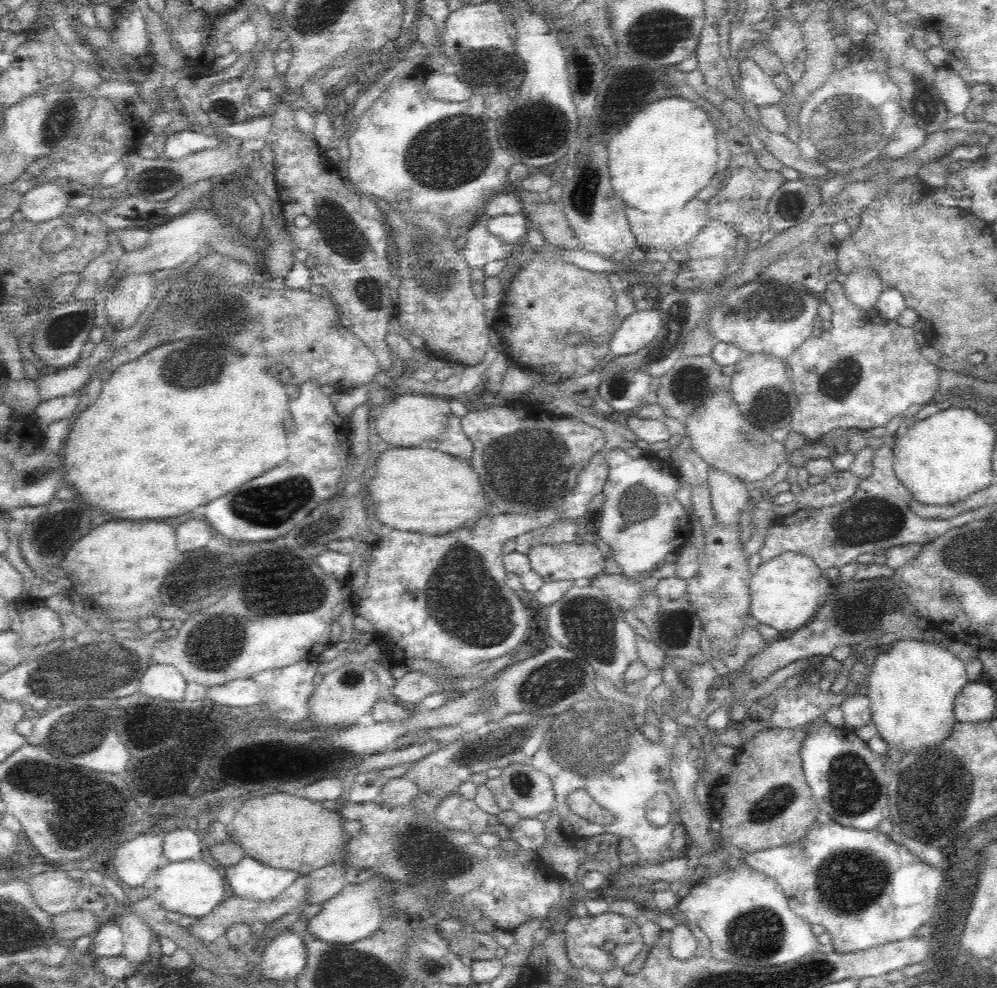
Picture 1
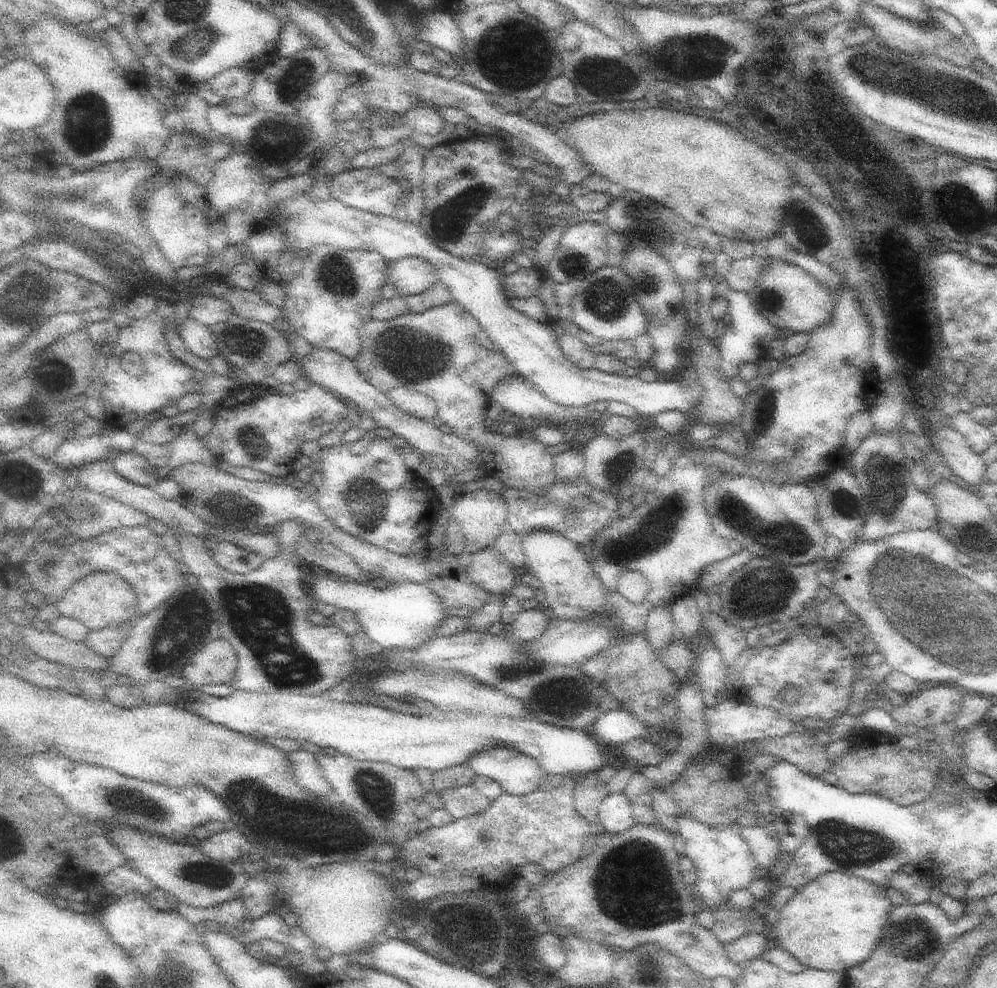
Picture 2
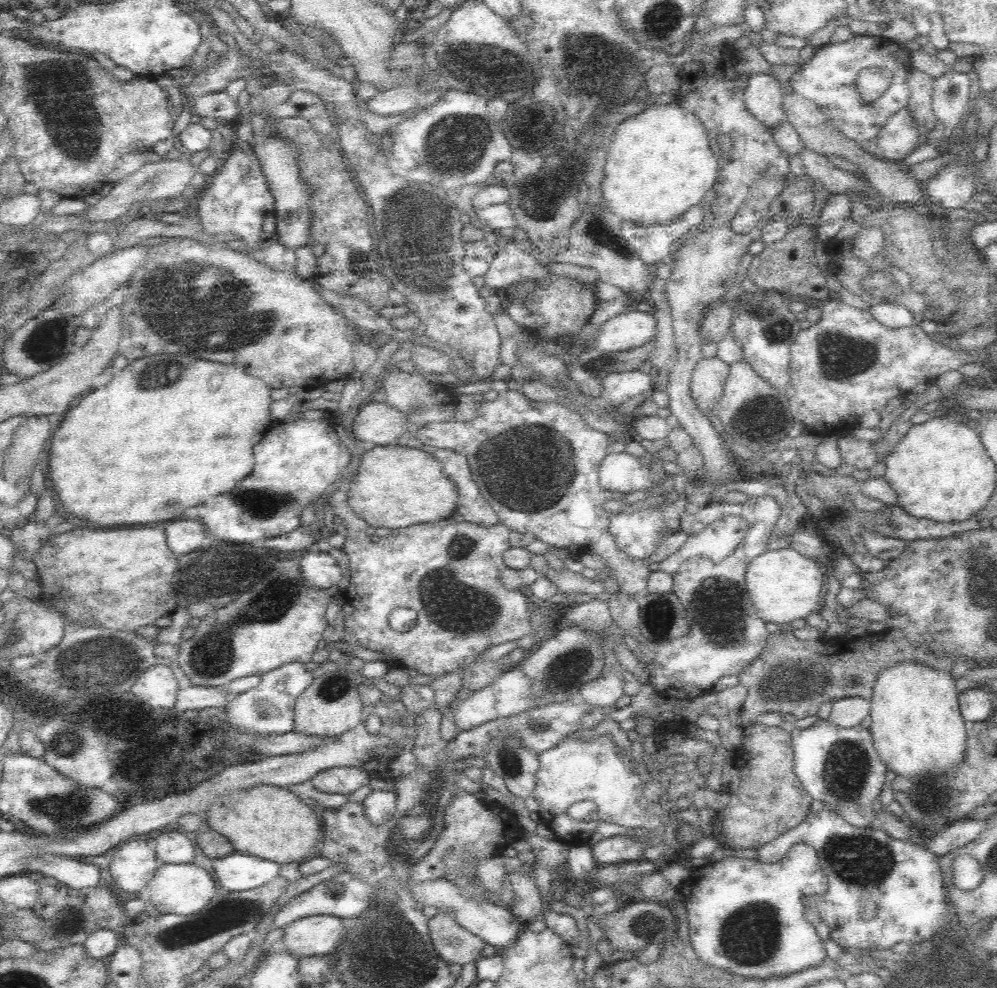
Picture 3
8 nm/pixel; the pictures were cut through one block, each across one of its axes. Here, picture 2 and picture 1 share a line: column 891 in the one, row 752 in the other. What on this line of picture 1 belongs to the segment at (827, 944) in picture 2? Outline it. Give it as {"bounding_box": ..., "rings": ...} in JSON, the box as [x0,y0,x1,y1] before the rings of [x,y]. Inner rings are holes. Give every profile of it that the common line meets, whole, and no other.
{"bounding_box":[868,640,968,756],"rings":[[[896,640],[880,647],[878,657],[870,670],[868,678],[869,707],[871,722],[876,725],[877,733],[890,749],[902,751],[903,756],[925,747],[940,745],[952,732],[954,723],[954,702],[959,692],[968,683],[964,663],[948,649],[938,643],[922,640]]]}

